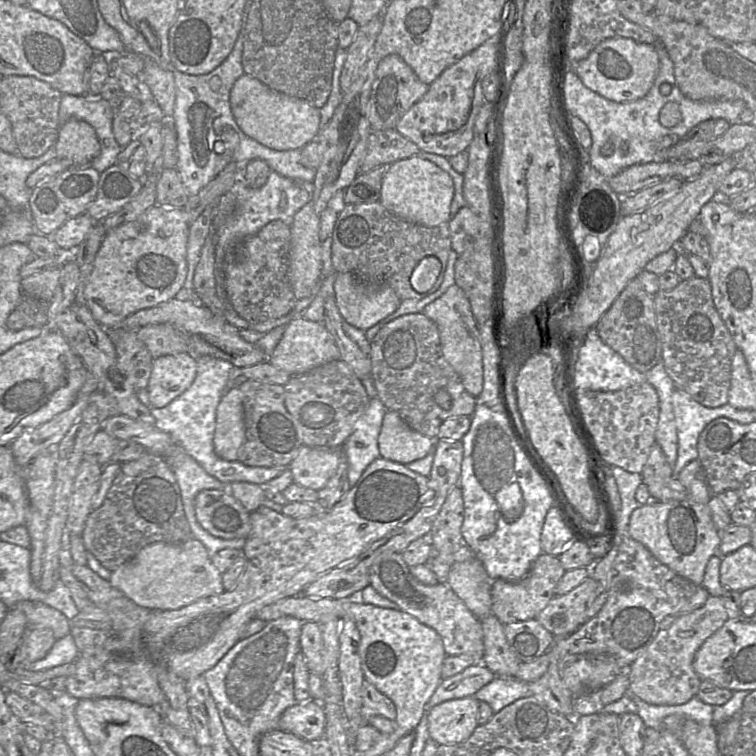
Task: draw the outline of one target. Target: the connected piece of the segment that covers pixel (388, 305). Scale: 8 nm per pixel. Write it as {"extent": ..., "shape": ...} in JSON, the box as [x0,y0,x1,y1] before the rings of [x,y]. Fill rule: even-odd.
{"extent":[334,273,401,331],"shape":[[[336,273],[334,298],[343,319],[363,331],[392,314],[401,300],[388,286],[372,286],[352,273]]]}

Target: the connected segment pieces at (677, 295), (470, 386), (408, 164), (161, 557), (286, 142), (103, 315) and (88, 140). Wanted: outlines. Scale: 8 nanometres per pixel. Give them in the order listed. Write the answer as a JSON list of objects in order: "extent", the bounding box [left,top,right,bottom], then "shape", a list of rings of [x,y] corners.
[{"extent":[653,276,738,408],"shape":[[[694,276],[682,280],[675,288],[659,290],[653,297],[657,328],[661,337],[662,360],[675,388],[684,390],[696,402],[708,408],[717,408],[728,403],[731,363],[738,348],[714,305],[708,278]]]},{"extent":[422,284,483,398],"shape":[[[456,284],[451,285],[439,298],[426,305],[422,313],[438,327],[443,357],[459,375],[465,390],[477,398],[483,389],[482,349],[478,323],[464,291]]]},{"extent":[379,156,454,227],"shape":[[[412,156],[390,164],[382,179],[379,202],[392,214],[408,222],[435,227],[450,221],[454,183],[450,175],[436,164]]]},{"extent":[109,538,224,611],"shape":[[[192,538],[183,543],[154,542],[111,573],[109,583],[140,607],[170,611],[224,590],[222,574],[212,563],[205,546]]]},{"extent":[230,74,320,150],"shape":[[[247,74],[239,77],[230,91],[230,107],[239,128],[260,144],[277,150],[301,149],[316,139],[320,130],[320,110],[307,100],[272,90]]]},{"extent":[84,205,189,330],"shape":[[[153,205],[134,221],[107,231],[84,288],[85,305],[94,319],[112,330],[134,312],[175,298],[187,276],[189,230],[183,208]]]},{"extent":[55,118,100,166],"shape":[[[71,118],[67,120],[59,130],[59,136],[55,143],[58,160],[67,160],[73,166],[88,166],[89,163],[100,154],[100,142],[94,128],[87,122]]]}]

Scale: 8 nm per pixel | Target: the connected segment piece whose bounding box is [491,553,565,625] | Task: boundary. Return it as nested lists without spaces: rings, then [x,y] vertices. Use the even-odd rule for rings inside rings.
[[[542,553],[534,561],[529,572],[521,580],[492,580],[492,614],[494,614],[504,625],[529,619],[537,619],[539,613],[554,597],[554,589],[564,573],[565,570],[557,556]]]

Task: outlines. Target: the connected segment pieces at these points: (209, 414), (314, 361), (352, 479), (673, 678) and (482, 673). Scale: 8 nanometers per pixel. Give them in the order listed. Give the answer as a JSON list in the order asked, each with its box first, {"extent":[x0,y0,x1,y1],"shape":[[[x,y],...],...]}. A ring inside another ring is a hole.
[{"extent":[137,355,287,485],"shape":[[[209,355],[196,359],[196,377],[192,385],[181,395],[162,408],[152,408],[149,404],[147,388],[137,390],[142,404],[150,408],[150,414],[155,419],[154,426],[160,431],[168,433],[175,445],[181,447],[189,456],[211,476],[223,484],[233,482],[249,482],[265,485],[271,479],[280,475],[287,467],[259,467],[246,466],[240,461],[227,461],[219,458],[214,452],[213,437],[216,425],[216,409],[226,390],[239,387],[247,378],[242,368],[232,363]]]},{"extent":[268,316,340,376],"shape":[[[300,316],[294,317],[286,326],[268,362],[287,372],[290,376],[304,374],[326,363],[340,360],[340,352],[323,323],[313,322]]]},{"extent":[340,396,387,487],"shape":[[[378,396],[371,398],[340,448],[347,457],[350,487],[356,484],[367,466],[380,457],[378,437],[387,410]]]},{"extent":[627,596,728,706],"shape":[[[710,596],[699,609],[675,620],[667,629],[660,630],[643,654],[627,669],[629,692],[644,702],[655,706],[676,706],[687,703],[696,696],[701,679],[693,669],[693,660],[702,644],[728,620],[722,597]]]},{"extent":[425,662,496,711],"shape":[[[482,662],[467,667],[462,672],[442,679],[439,686],[425,705],[428,711],[442,702],[474,696],[482,687],[491,682],[496,675],[489,670]]]}]

